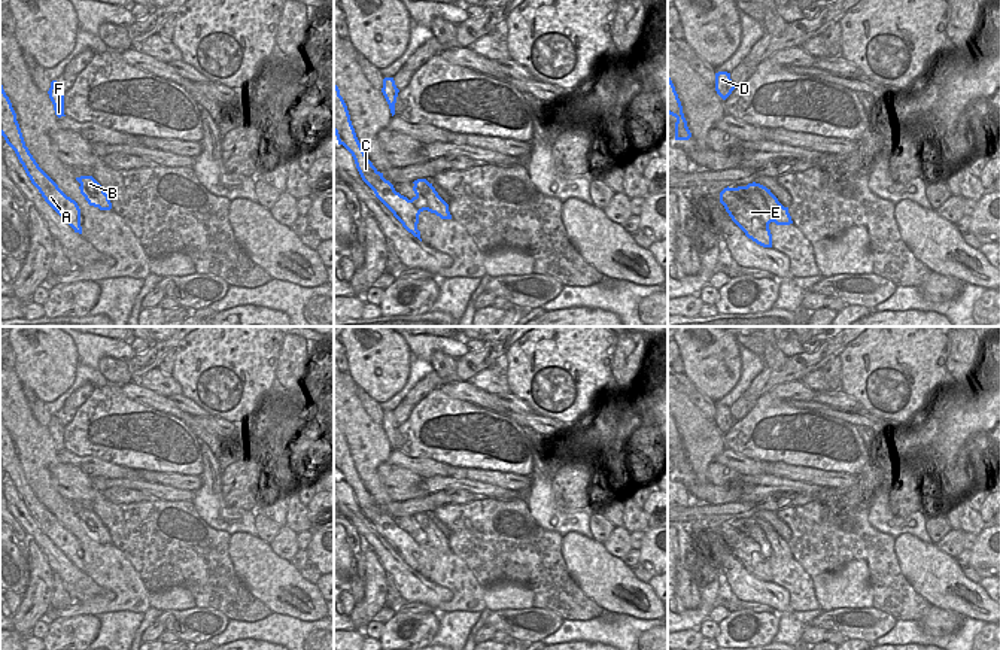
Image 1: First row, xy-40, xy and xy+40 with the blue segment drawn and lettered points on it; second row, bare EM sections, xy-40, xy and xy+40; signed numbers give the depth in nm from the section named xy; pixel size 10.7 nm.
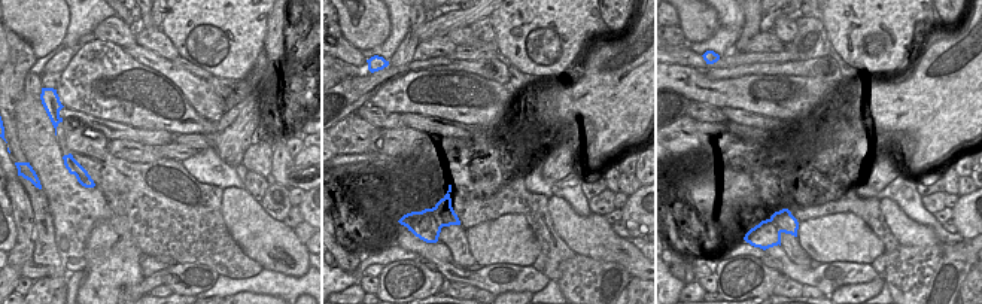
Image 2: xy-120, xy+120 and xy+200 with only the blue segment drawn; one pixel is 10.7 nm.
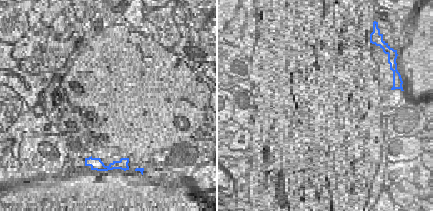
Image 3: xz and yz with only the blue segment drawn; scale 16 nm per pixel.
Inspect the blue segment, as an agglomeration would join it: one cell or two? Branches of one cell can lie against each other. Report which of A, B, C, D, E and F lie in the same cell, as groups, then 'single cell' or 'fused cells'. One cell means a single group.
groups A C E / B D F; fused cells

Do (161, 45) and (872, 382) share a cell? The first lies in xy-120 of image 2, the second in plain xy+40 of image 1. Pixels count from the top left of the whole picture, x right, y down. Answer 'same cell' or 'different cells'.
different cells

